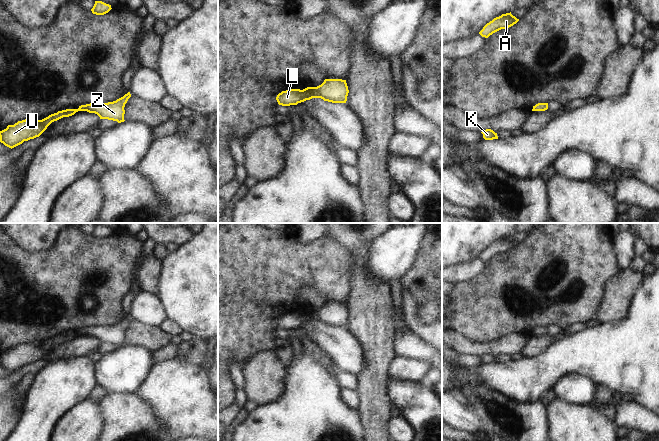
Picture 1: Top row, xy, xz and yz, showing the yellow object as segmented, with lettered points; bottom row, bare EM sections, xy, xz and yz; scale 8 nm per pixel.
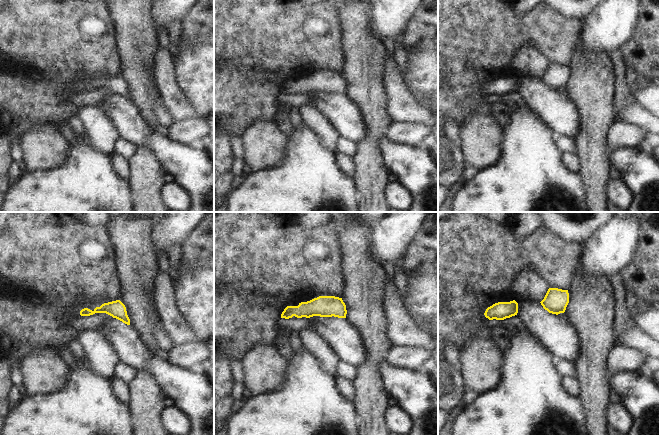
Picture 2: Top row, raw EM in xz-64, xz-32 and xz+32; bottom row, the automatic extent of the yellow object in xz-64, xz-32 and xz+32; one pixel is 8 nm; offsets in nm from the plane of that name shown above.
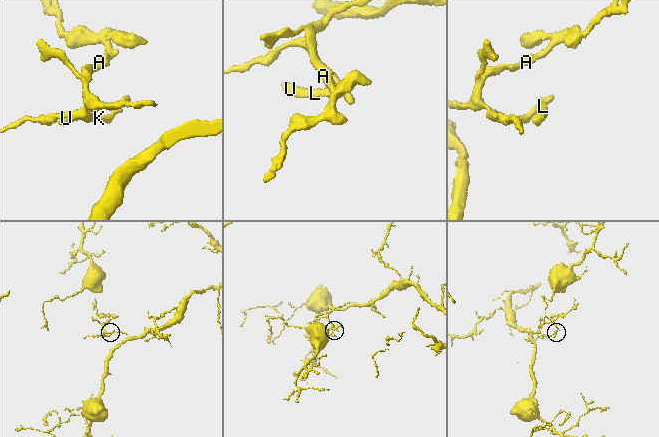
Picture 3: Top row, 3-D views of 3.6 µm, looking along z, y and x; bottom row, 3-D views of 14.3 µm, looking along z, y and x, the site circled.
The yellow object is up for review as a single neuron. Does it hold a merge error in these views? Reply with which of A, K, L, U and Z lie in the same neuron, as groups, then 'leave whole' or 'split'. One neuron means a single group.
groups A K L U Z; leave whole

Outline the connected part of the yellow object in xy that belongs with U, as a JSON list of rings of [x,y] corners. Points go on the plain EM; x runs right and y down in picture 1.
[[[128,316],[123,321],[113,326],[81,329],[78,333],[58,335],[42,344],[25,343],[18,345],[14,349],[8,349],[6,353],[0,355],[0,366],[12,373],[22,368],[24,365],[39,361],[52,346],[63,341],[72,340],[78,335],[95,337],[100,343],[113,344],[118,347],[124,346],[124,331],[130,321],[131,318]]]

